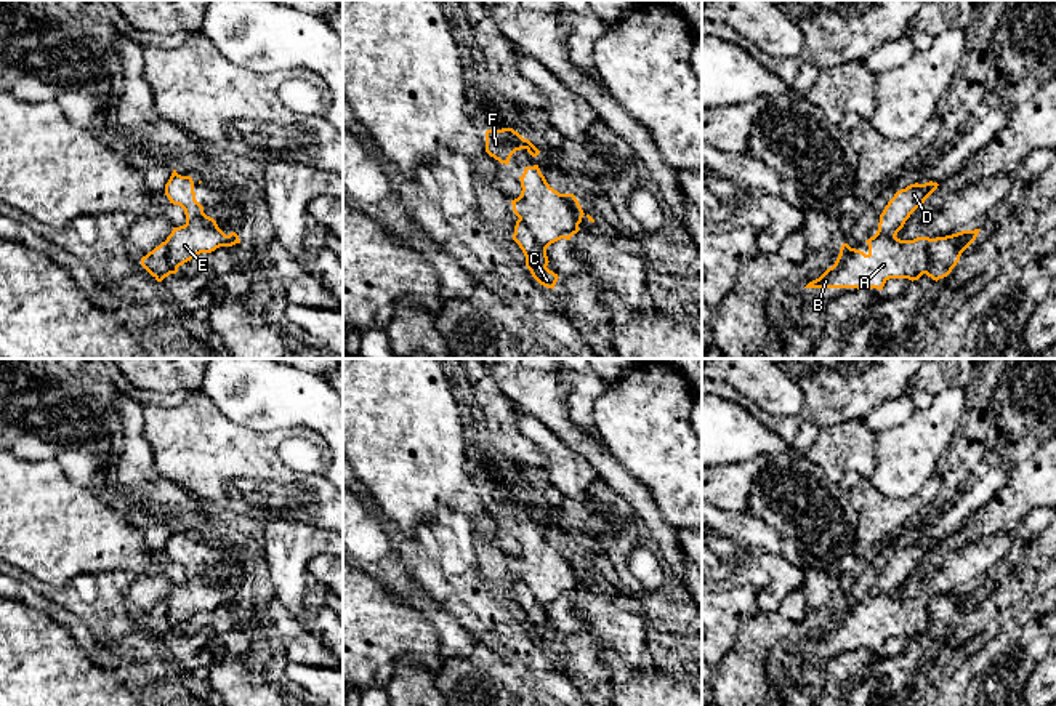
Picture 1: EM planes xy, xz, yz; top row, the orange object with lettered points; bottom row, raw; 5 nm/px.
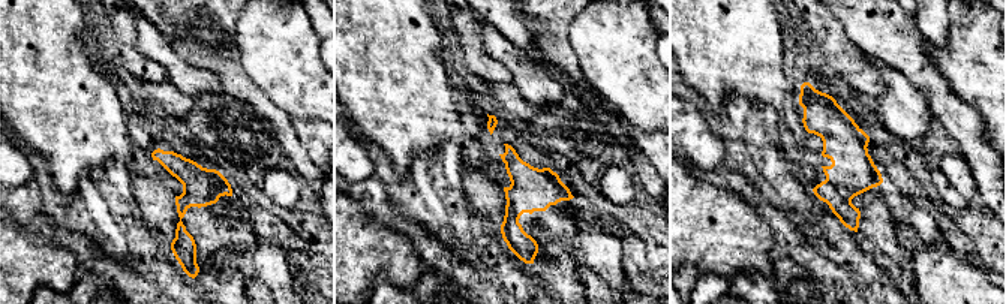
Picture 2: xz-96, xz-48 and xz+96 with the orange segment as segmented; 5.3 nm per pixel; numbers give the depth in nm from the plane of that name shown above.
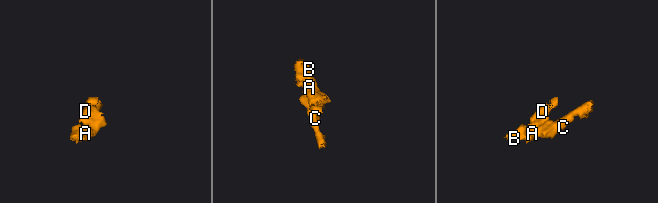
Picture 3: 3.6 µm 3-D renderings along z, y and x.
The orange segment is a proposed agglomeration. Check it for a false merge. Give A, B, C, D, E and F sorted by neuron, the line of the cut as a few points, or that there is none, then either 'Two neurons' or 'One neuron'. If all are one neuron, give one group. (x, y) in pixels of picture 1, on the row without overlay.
Groups: A B D E F / C. Split along yz (931, 597), (923, 631). Two neurons

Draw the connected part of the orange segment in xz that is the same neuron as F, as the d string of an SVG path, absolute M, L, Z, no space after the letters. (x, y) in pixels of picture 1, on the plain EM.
M492 487L486 490L486 511L500 522L508 523L511 514L521 507L526 507L532 515L540 512L540 509L529 498L524 498L513 487Z

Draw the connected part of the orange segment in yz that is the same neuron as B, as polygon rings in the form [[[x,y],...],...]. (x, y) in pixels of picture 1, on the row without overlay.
[[[915,541],[897,549],[880,573],[877,592],[865,599],[869,612],[843,602],[835,623],[804,647],[883,648],[889,637],[918,639],[926,628],[931,597],[901,599],[896,594],[937,544]]]

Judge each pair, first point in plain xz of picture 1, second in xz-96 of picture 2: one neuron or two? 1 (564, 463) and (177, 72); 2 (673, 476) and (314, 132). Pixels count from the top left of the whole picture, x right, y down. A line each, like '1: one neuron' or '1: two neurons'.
1: one neuron
2: two neurons

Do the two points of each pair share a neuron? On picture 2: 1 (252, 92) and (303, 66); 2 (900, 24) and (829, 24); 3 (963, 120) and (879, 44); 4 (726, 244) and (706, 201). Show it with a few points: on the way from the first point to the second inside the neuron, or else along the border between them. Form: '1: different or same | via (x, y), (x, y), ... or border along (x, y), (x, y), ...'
1: different | border along (240, 57), (240, 65), (248, 78), (284, 111)
2: different | border along (832, 15), (847, 36), (864, 51)
3: same | via (942, 98), (901, 54)
4: same | via (717, 234), (706, 223), (706, 211)

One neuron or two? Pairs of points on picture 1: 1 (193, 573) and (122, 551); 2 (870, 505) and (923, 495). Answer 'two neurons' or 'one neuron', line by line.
1: two neurons
2: one neuron

